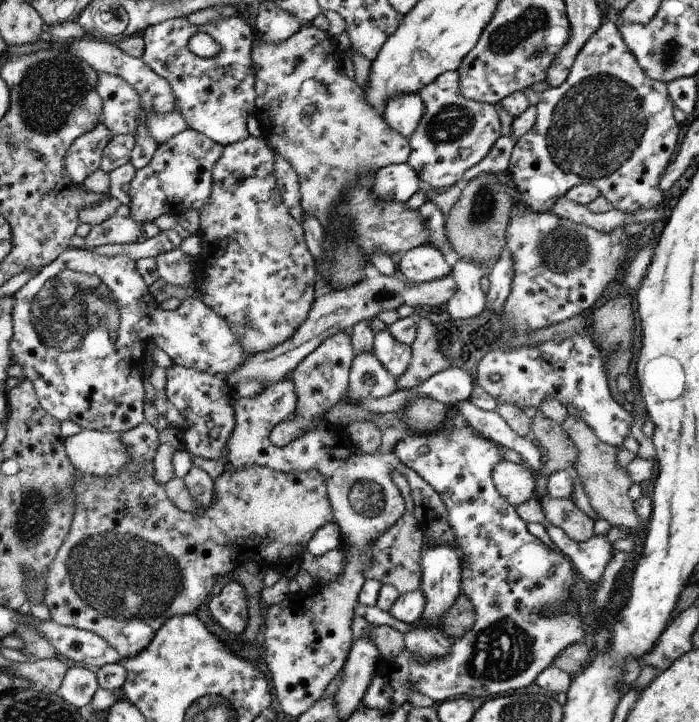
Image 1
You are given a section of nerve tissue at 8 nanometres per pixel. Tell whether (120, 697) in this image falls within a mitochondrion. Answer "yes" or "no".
no

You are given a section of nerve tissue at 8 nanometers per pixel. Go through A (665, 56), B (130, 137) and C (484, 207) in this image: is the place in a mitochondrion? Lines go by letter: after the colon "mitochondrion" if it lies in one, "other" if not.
A: mitochondrion
B: other
C: mitochondrion

